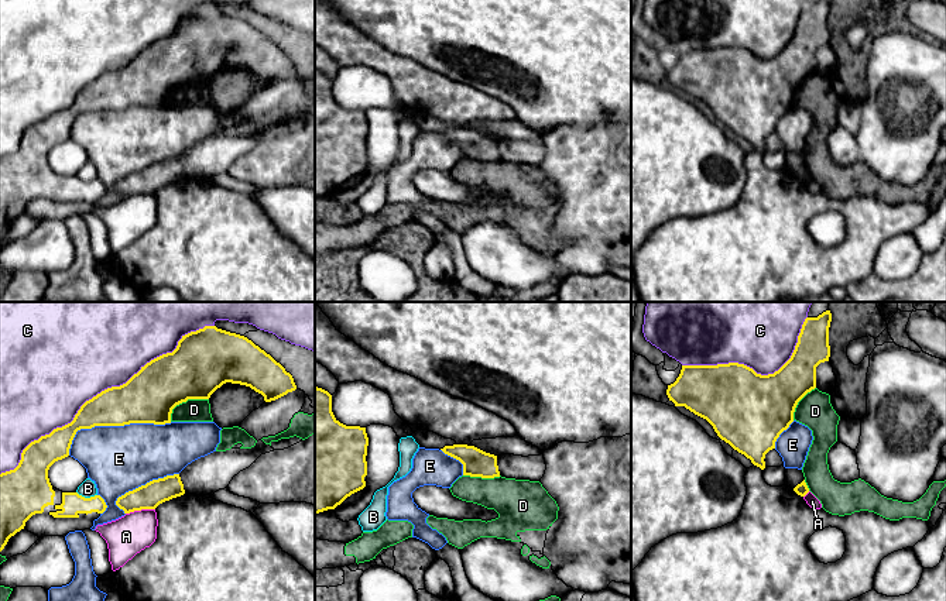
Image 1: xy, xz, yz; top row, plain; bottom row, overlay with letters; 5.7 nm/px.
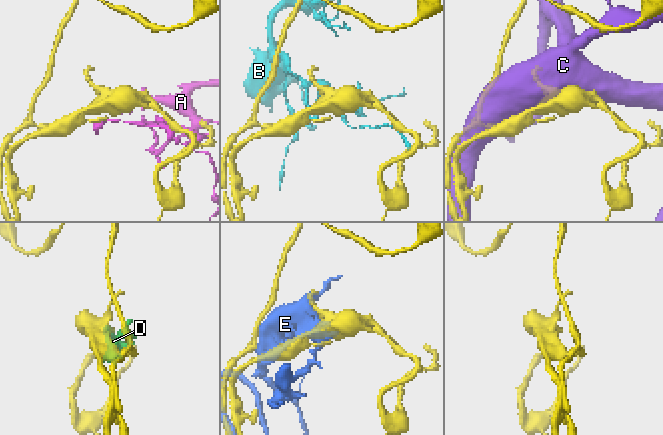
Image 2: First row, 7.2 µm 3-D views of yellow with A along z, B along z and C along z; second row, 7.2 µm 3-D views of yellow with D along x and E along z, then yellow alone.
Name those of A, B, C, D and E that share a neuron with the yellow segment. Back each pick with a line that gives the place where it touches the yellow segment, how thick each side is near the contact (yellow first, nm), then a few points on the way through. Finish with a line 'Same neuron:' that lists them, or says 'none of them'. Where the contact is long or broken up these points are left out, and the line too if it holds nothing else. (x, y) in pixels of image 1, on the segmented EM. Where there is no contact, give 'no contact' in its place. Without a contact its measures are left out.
Same neuron: none of them

